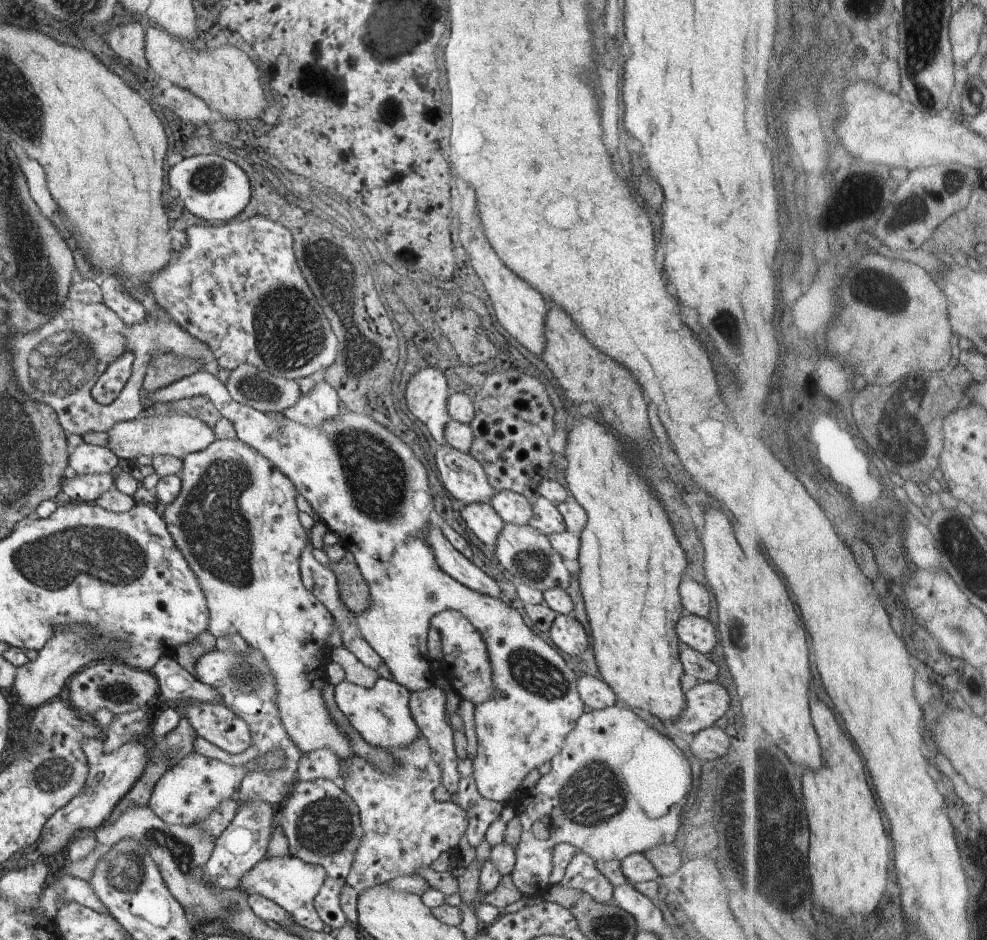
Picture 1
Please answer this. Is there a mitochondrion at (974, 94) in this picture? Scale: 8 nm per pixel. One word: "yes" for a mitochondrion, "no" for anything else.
yes

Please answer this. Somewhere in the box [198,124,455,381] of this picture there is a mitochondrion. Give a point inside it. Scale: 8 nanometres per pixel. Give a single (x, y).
(289, 335)

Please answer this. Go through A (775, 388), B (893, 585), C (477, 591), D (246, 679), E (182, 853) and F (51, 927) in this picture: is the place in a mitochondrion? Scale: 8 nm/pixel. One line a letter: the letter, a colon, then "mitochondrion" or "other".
A: other
B: other
C: other
D: mitochondrion
E: mitochondrion
F: other

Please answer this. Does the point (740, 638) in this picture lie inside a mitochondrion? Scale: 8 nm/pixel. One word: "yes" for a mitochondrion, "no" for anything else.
yes

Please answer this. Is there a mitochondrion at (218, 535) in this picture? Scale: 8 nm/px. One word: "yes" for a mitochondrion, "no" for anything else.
yes

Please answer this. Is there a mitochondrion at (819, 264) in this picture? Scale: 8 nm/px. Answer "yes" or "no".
no

